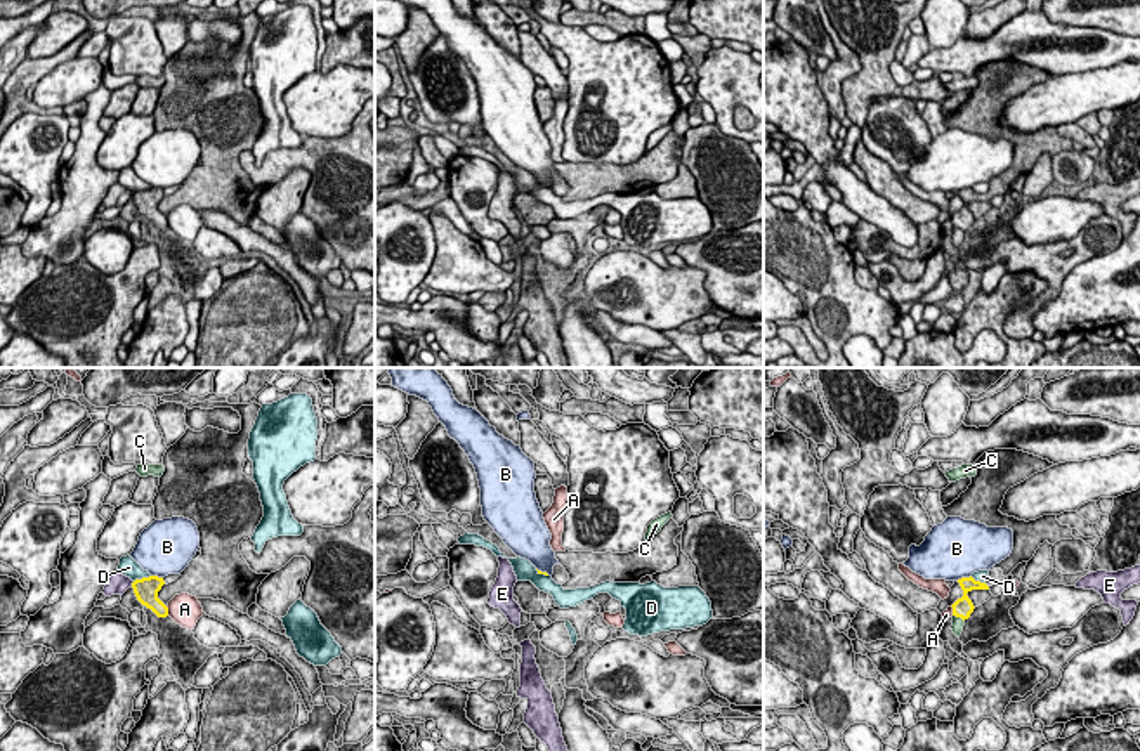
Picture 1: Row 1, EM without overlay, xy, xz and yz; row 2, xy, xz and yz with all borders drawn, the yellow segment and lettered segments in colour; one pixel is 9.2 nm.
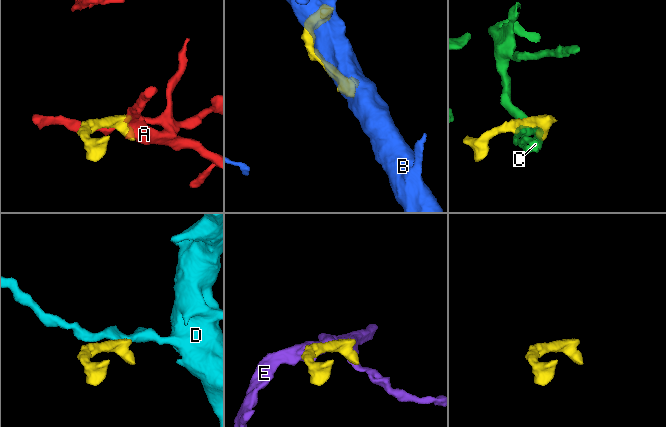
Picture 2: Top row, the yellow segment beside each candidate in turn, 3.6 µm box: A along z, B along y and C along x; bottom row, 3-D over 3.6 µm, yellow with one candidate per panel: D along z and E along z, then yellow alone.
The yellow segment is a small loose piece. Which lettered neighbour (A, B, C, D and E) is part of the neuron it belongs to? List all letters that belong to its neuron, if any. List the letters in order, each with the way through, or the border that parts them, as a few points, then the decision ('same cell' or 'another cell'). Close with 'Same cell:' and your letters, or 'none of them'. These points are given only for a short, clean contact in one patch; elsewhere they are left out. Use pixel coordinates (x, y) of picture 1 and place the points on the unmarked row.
A: border along xy (165, 217), (169, 226); another cell
B: another cell
C: another cell
D: border along xy (150, 186), (134, 193); another cell
E: another cell
Same cell: none of them

